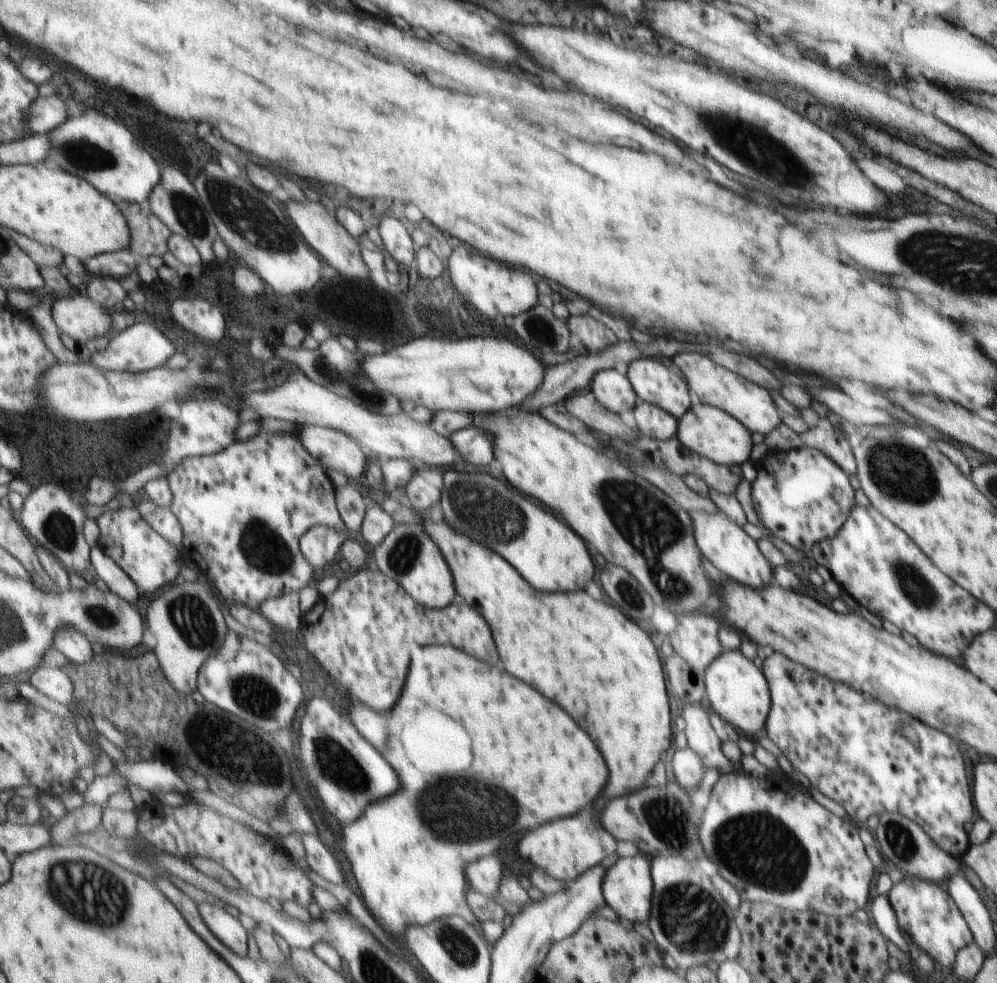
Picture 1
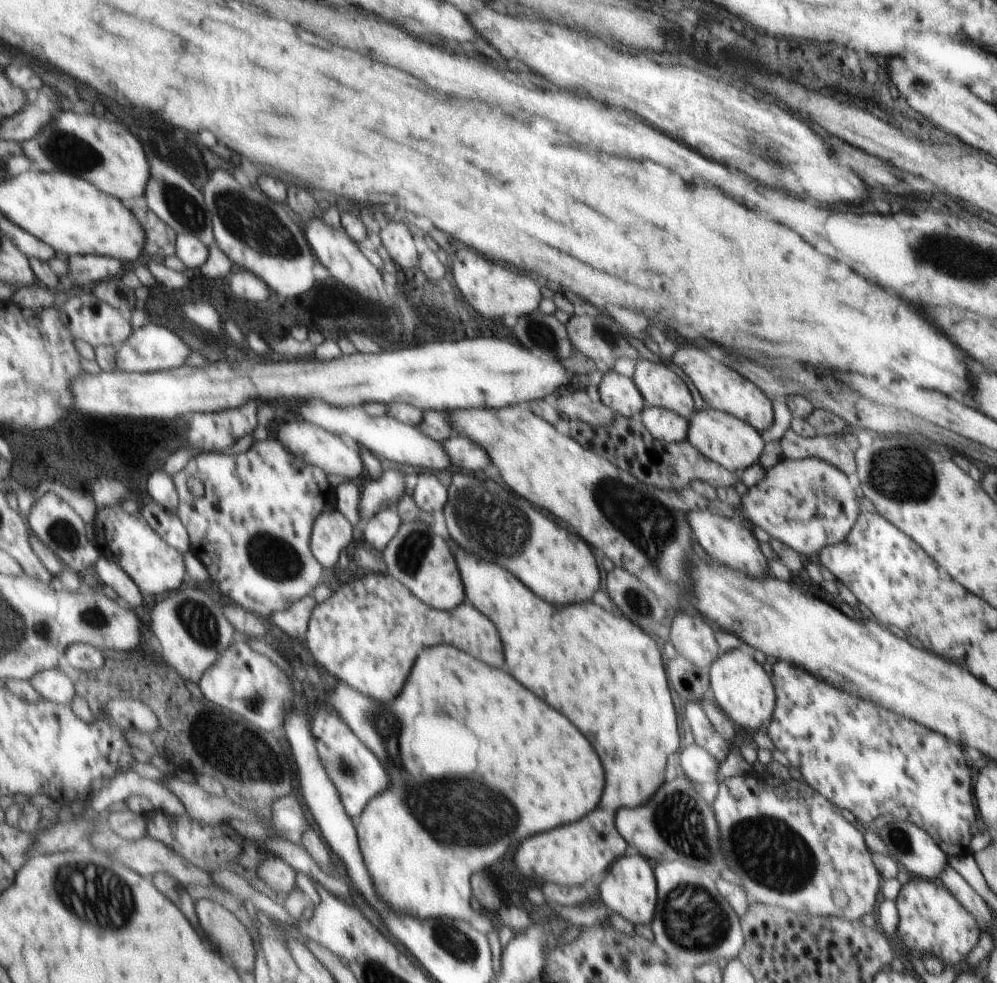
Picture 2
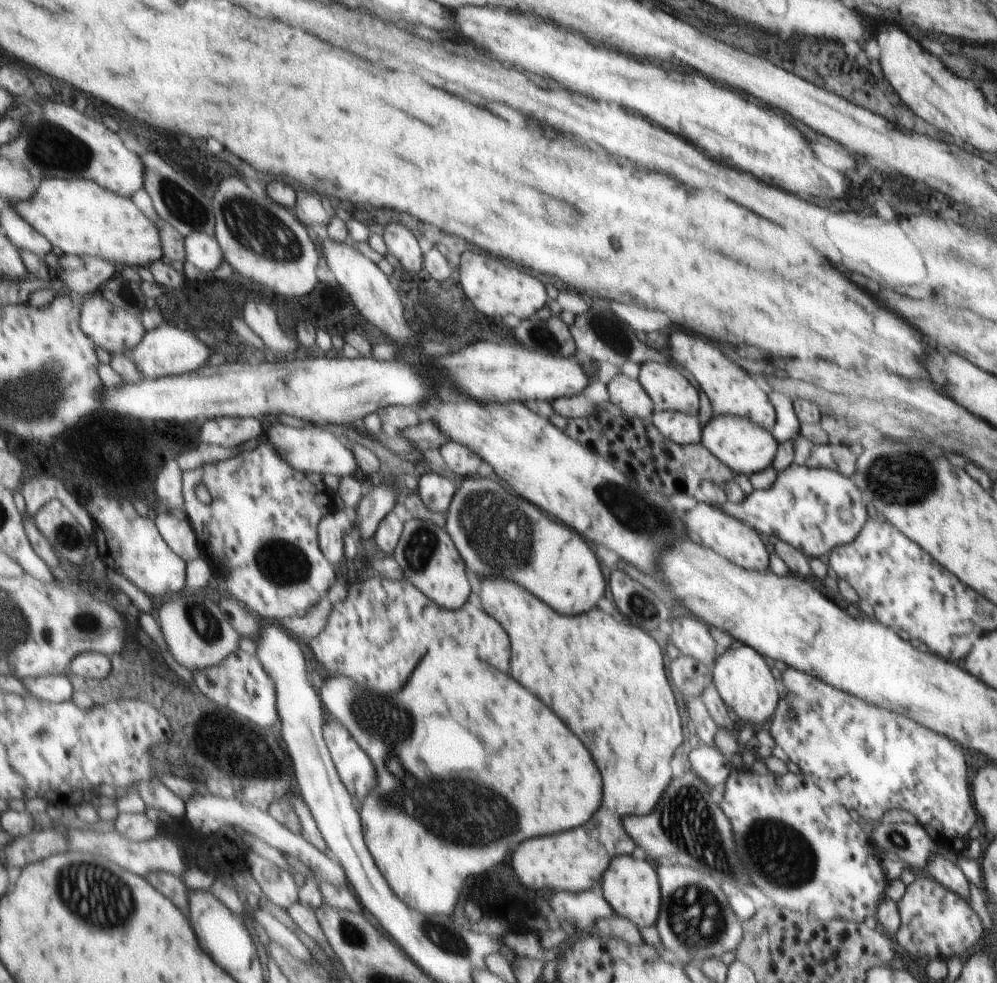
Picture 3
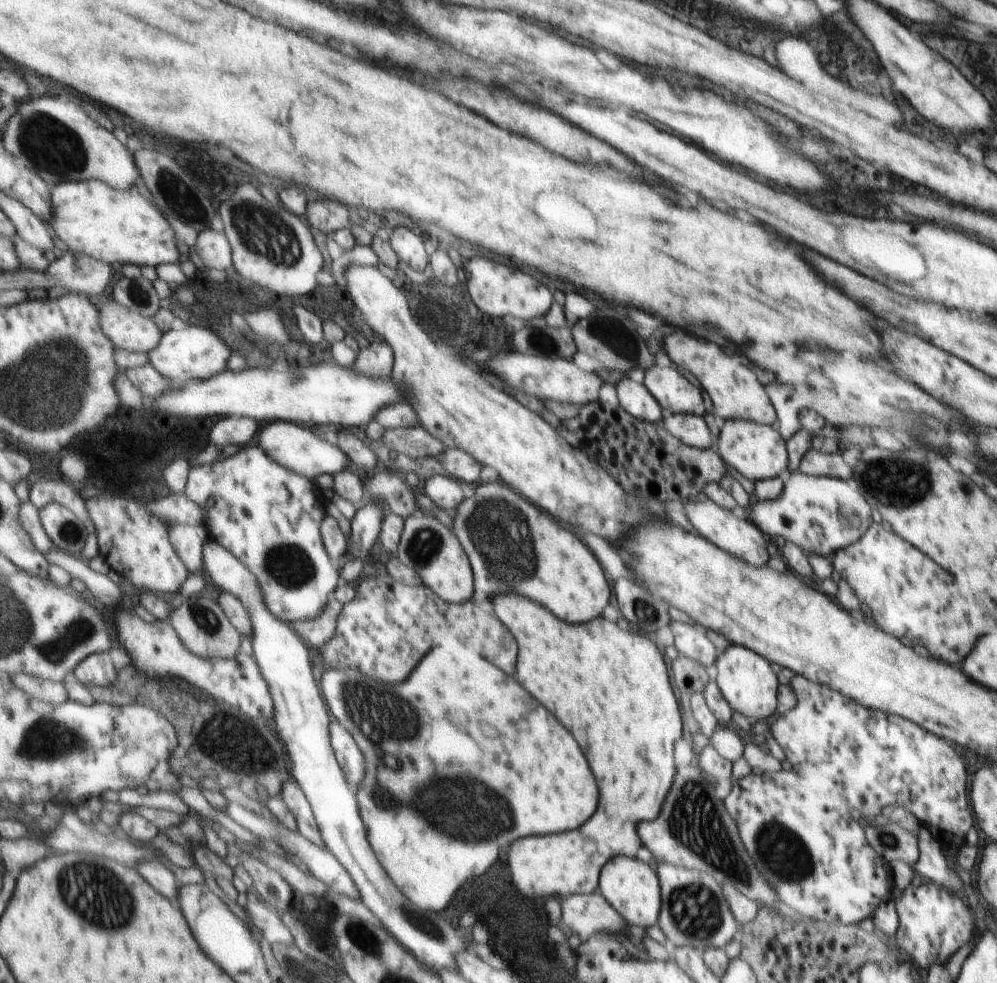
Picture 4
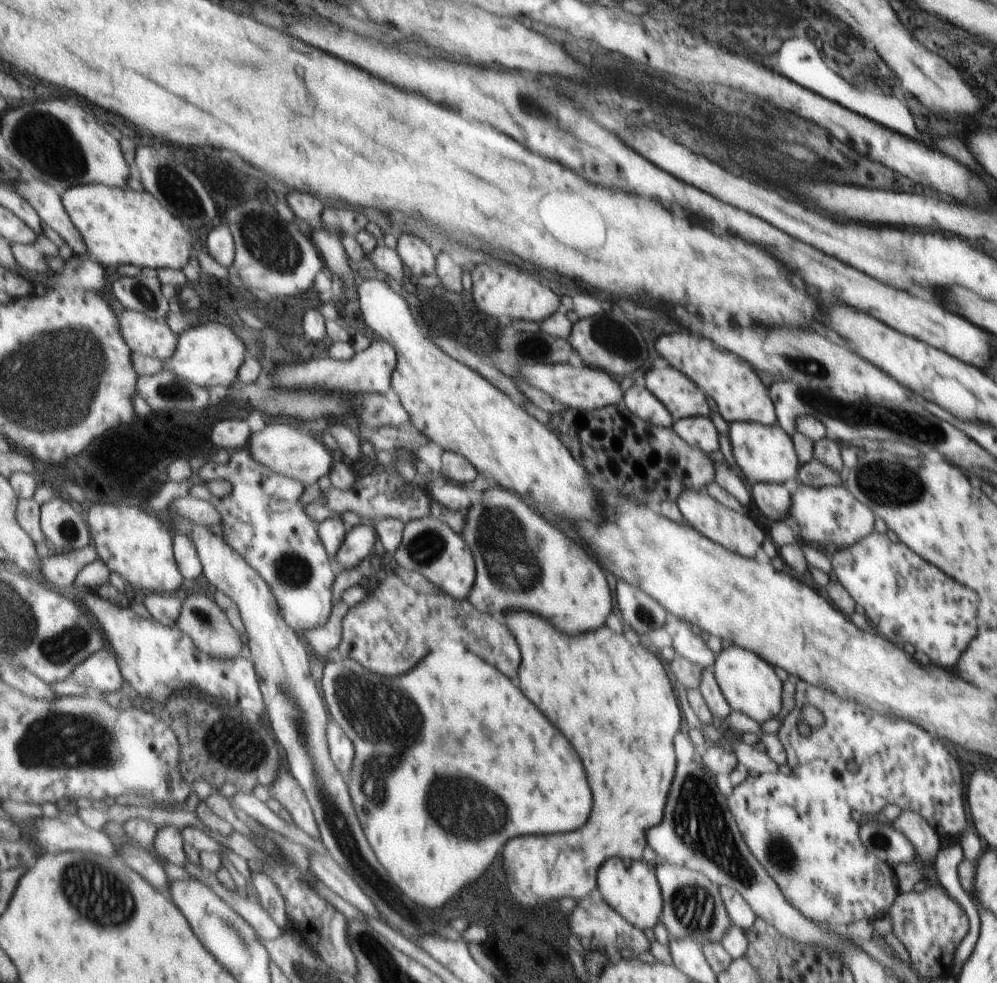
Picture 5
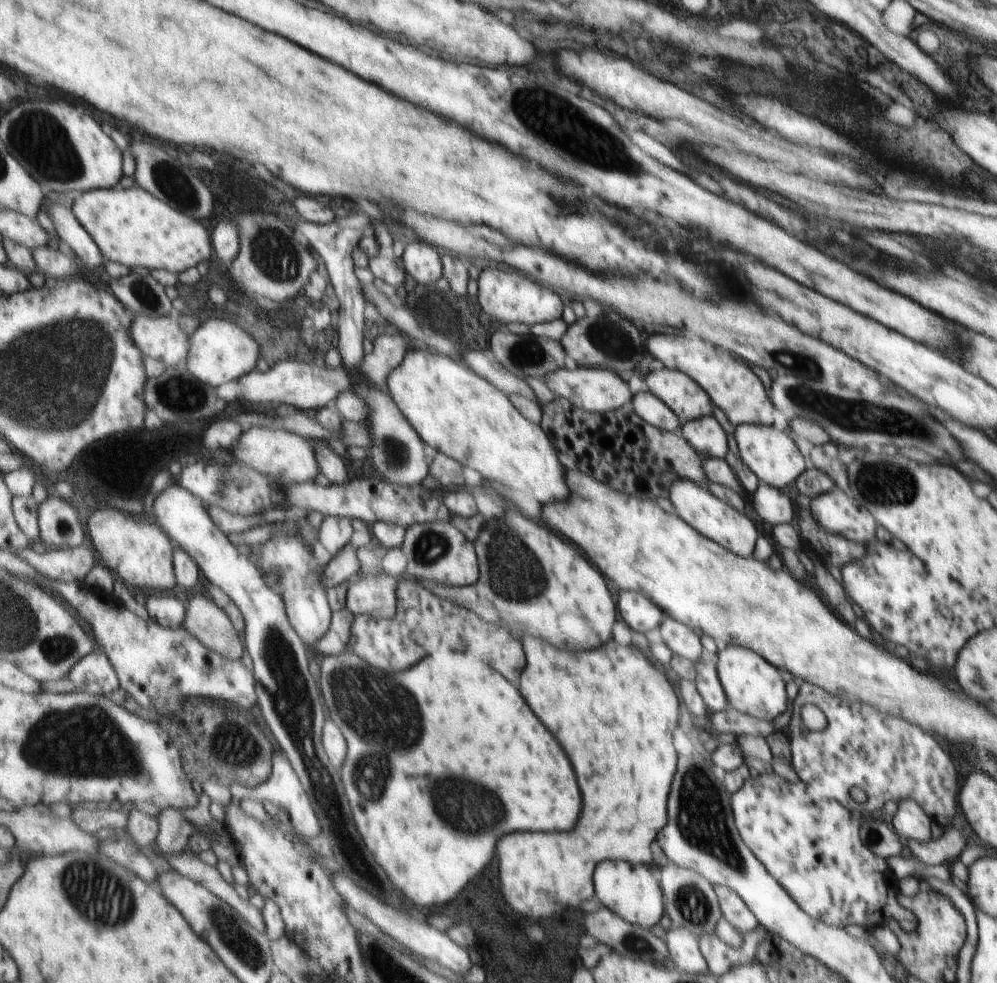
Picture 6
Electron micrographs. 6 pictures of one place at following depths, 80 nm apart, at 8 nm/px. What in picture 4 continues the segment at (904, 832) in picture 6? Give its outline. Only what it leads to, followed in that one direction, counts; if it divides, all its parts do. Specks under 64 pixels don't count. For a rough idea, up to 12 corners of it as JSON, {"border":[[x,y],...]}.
{"border":[[925,828],[917,832],[919,856],[913,869],[924,880],[961,889],[937,842]]}

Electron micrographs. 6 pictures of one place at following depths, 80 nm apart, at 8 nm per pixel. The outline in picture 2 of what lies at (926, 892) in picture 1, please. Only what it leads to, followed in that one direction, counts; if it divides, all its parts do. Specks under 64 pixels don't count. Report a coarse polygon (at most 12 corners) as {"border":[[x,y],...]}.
{"border":[[933,879],[895,900],[896,936],[949,966],[979,940],[974,916]]}

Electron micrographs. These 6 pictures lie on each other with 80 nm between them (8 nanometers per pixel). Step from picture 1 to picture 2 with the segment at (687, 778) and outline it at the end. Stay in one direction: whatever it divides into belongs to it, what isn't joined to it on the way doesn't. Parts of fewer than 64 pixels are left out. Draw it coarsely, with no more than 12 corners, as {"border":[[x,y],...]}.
{"border":[[693,742],[681,768],[693,784],[713,784],[719,761]]}

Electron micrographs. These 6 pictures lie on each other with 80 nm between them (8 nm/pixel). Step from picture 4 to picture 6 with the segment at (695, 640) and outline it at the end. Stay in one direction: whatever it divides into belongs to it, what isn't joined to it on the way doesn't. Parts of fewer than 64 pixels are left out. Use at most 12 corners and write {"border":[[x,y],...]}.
{"border":[[664,616],[658,627],[673,656],[692,663],[703,657],[700,638]]}

